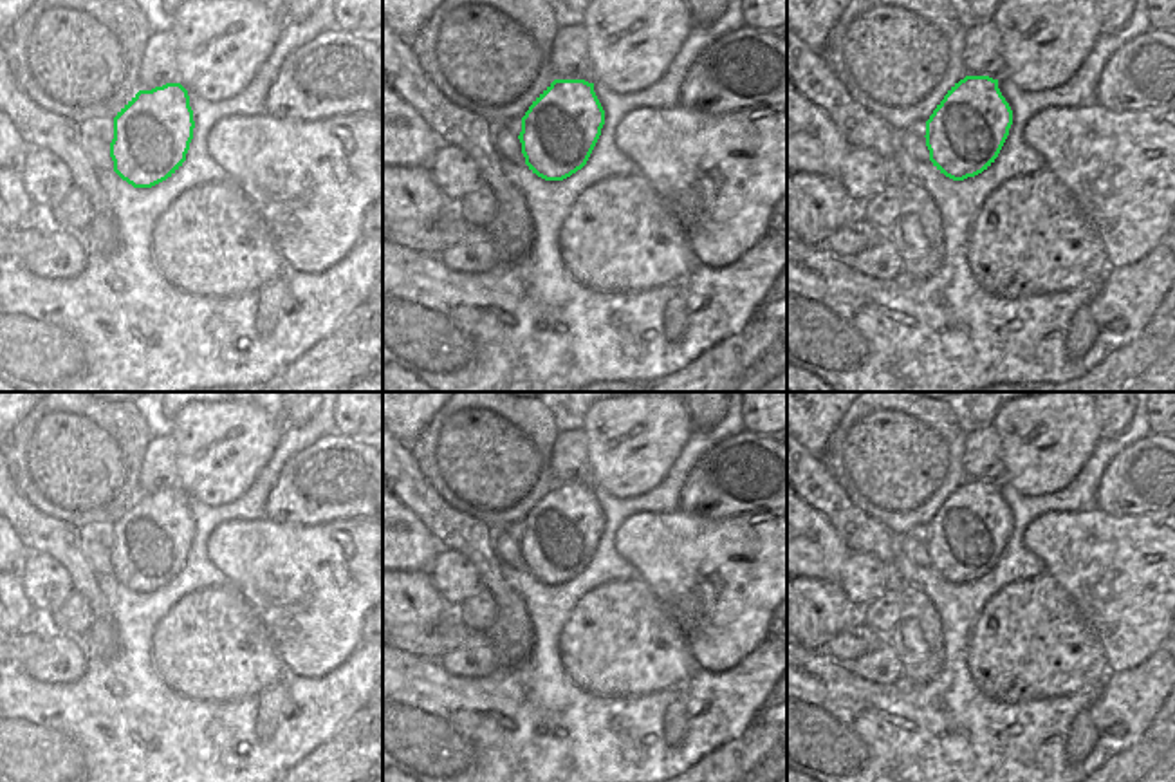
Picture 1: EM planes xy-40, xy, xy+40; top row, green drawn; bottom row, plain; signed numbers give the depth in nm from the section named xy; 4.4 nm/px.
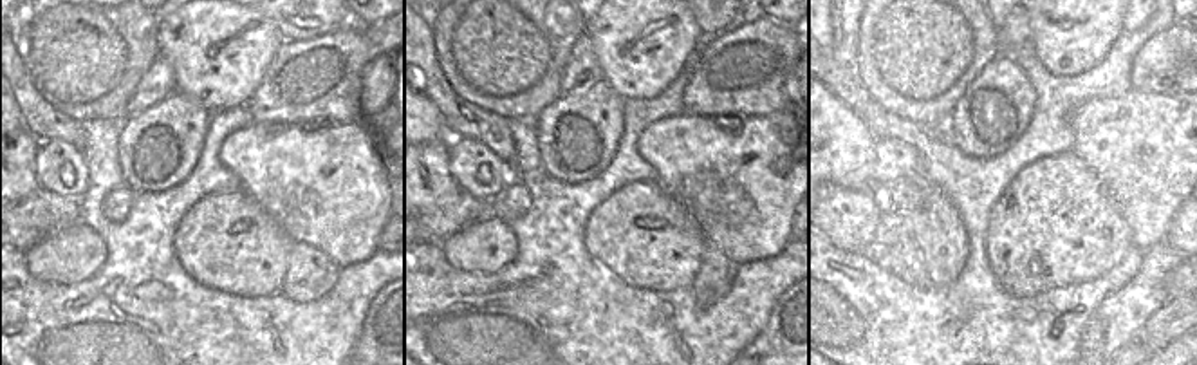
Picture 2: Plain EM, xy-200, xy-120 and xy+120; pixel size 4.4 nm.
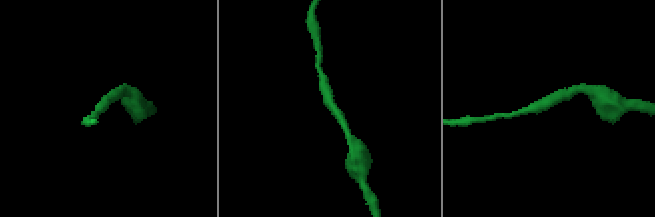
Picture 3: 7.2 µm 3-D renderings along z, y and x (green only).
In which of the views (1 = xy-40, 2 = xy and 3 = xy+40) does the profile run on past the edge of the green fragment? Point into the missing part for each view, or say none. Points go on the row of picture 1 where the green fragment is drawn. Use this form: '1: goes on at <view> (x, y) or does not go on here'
1: does not go on here
2: does not go on here
3: does not go on here

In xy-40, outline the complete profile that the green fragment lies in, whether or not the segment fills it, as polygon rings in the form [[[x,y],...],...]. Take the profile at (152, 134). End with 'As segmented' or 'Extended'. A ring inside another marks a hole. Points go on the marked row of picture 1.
[[[180,83],[139,90],[114,117],[114,172],[134,188],[152,188],[186,161],[193,110]]]. As segmented

